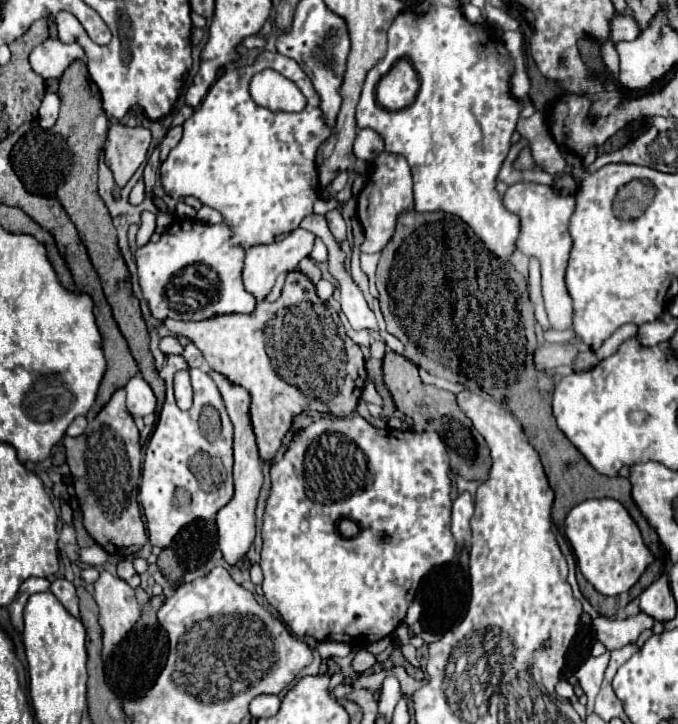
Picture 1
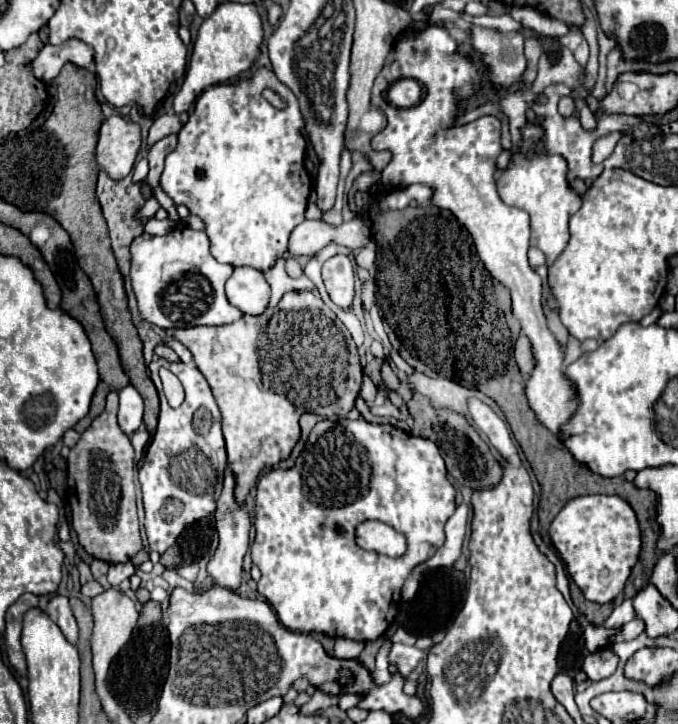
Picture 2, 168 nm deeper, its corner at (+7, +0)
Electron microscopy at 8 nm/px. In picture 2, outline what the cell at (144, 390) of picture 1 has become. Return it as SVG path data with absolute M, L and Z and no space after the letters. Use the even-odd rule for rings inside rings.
M128 384L124 386L120 392L120 410L118 410L118 424L122 426L122 430L130 436L138 430L138 426L142 424L142 410L144 410L144 404L142 404L142 396L140 392Z

